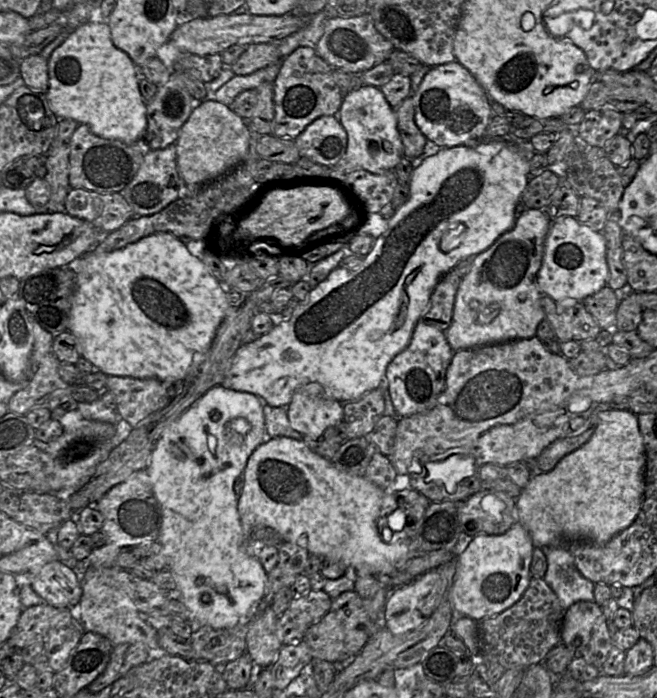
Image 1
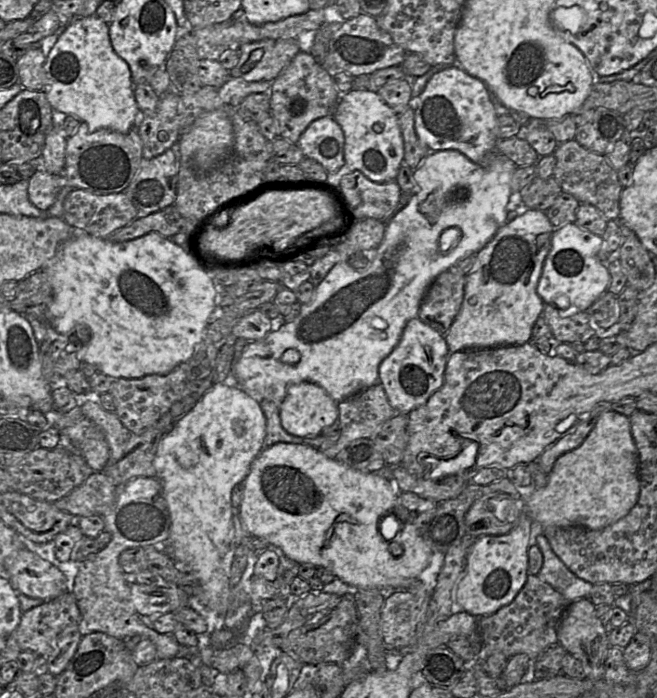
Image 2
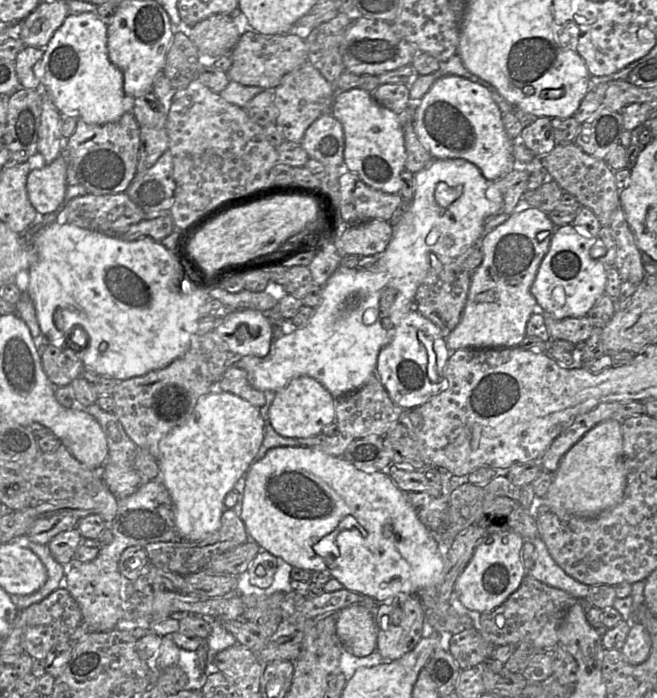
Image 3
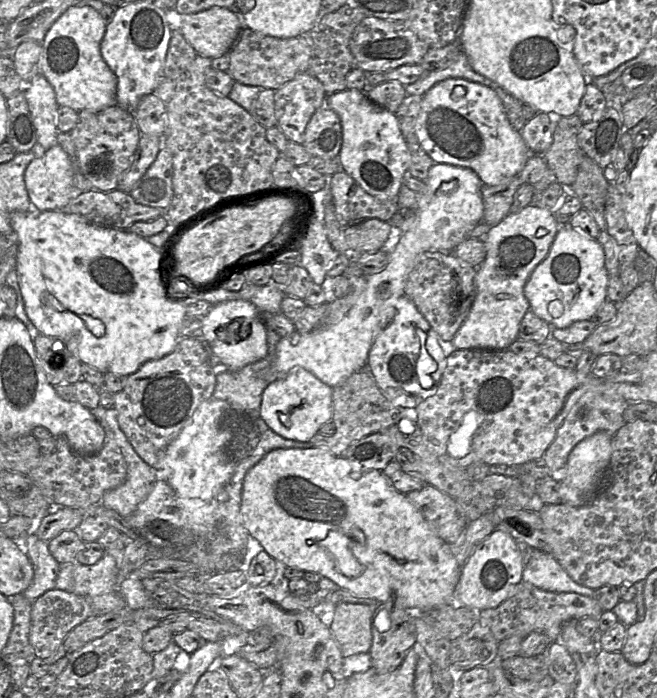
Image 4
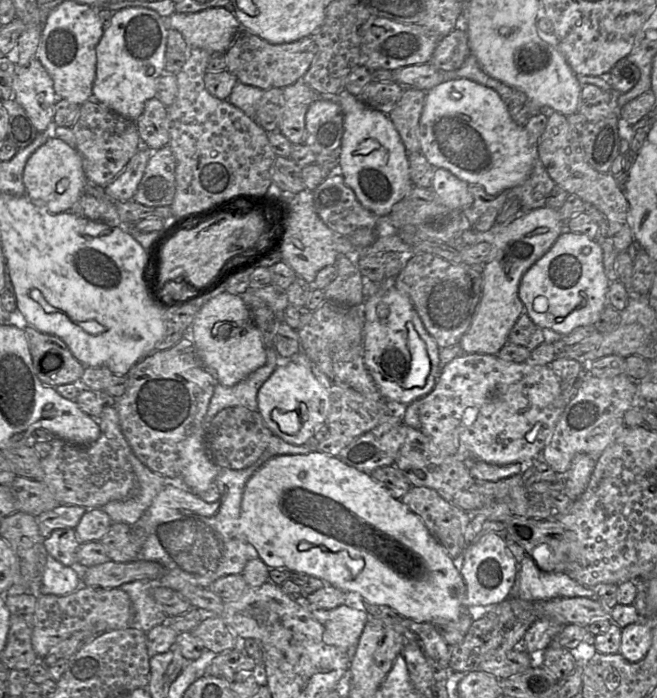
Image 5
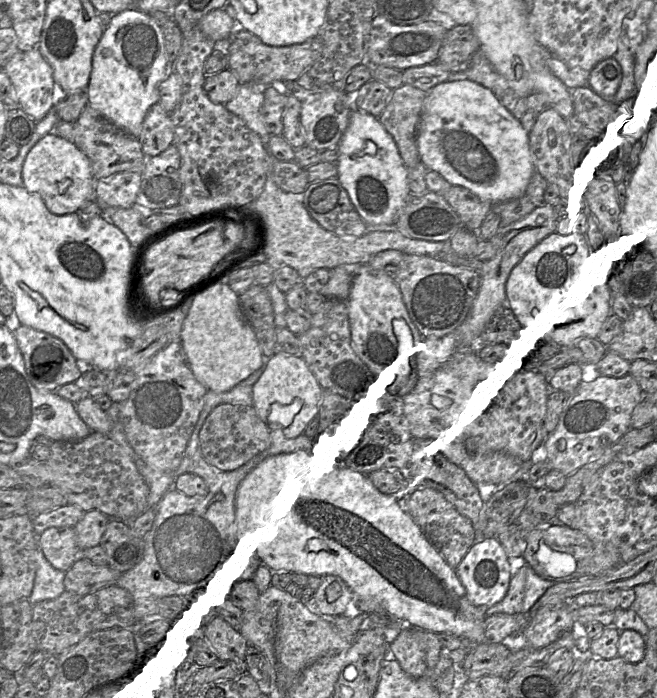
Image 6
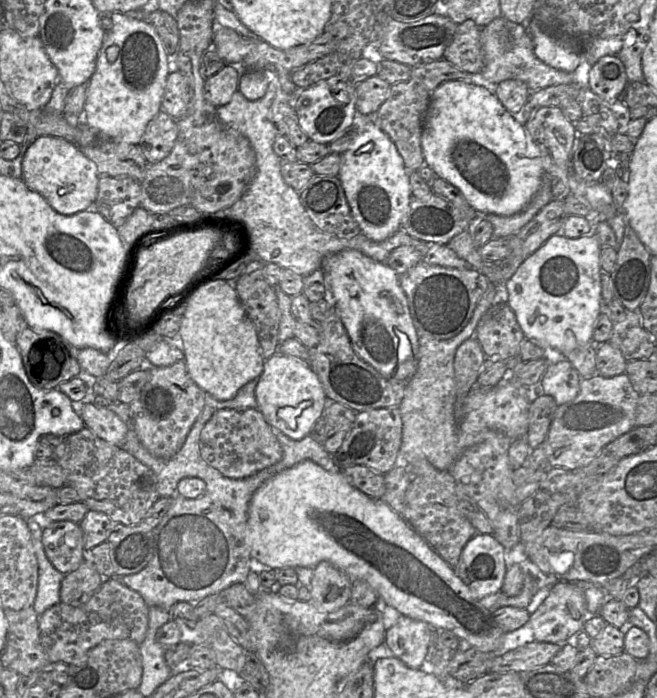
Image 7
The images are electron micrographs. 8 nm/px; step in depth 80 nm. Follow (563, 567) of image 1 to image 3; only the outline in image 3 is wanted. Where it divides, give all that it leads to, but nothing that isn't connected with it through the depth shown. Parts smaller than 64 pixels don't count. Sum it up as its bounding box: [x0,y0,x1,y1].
[527,536,590,599]

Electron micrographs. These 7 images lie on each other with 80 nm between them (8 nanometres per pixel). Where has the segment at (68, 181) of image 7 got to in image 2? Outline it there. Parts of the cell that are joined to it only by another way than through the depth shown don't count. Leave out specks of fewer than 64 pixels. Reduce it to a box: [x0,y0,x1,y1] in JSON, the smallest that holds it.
[28,169,63,212]

